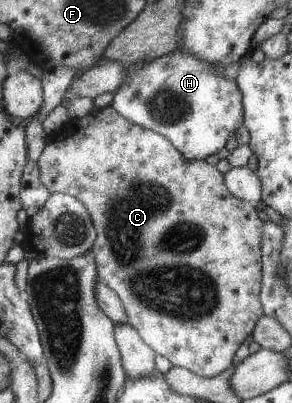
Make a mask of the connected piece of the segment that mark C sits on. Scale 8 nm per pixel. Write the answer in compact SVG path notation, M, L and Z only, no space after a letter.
M102 108L90 113L82 119L70 120L56 135L47 139L46 147L38 160L41 168L41 179L52 194L69 194L81 200L91 213L98 236L93 253L99 269L99 282L115 290L125 304L130 324L140 333L144 342L156 351L156 354L167 358L174 366L192 371L202 378L214 378L224 374L232 367L232 361L240 349L240 345L254 334L256 325L265 315L261 292L263 291L263 223L264 217L258 207L251 202L236 198L225 183L225 174L220 173L214 165L204 160L187 159L176 148L170 139L153 130L145 129L132 123L116 109Z

